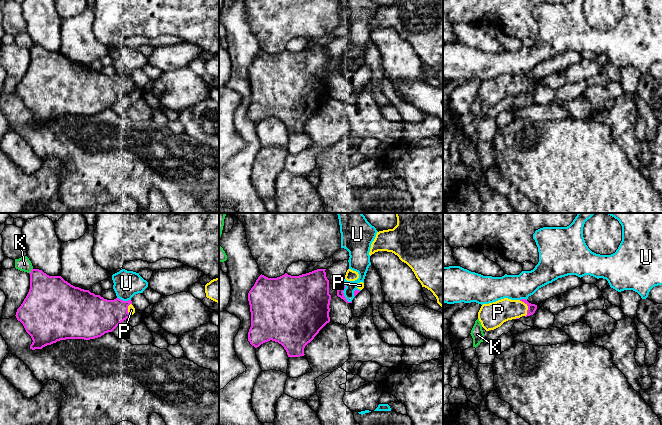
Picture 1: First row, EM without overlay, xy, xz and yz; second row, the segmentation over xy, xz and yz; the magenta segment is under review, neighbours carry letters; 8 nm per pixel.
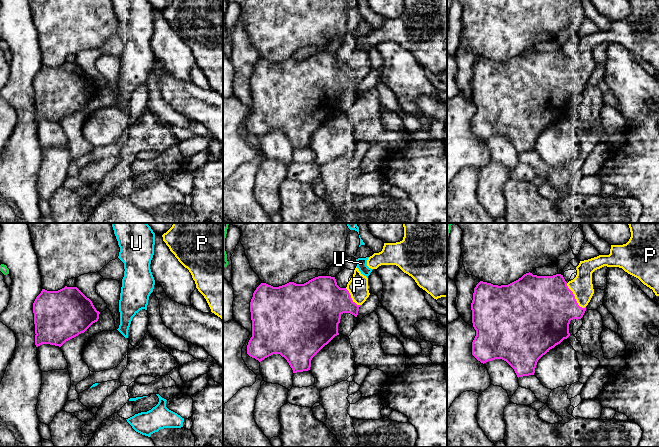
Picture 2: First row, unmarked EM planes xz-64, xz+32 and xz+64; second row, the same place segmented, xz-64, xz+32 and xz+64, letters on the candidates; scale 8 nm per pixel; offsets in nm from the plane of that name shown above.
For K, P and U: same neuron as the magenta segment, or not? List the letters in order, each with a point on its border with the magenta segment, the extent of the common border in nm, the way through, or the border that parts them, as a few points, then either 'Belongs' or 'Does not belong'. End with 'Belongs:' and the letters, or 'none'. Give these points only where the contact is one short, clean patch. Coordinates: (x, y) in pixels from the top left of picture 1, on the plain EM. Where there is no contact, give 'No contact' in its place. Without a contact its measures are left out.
K: Touches magenta at xy (31, 47). Shared border 50 nm. Boundary: xy (32, 44), (29, 49). Does not belong
P: Touches magenta at yz (528, 83). Shared border 140 nm. Belongs
U: Touches magenta at xz (342, 68). Shared border 190 nm. Does not belong
Belongs: P

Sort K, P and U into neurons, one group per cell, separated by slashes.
K / P / U

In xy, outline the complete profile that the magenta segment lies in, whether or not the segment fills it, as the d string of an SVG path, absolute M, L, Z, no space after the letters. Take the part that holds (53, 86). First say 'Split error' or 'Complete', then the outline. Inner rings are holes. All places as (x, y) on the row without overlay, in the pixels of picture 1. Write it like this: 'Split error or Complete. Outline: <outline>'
Split error. Outline: M39 45L29 50L30 65L15 92L31 112L32 126L60 116L101 113L135 89L131 76L104 75Z

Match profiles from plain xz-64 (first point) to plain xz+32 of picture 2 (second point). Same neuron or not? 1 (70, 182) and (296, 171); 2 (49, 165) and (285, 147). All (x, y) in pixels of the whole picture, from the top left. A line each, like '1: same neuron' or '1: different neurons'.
1: same neuron
2: different neurons

